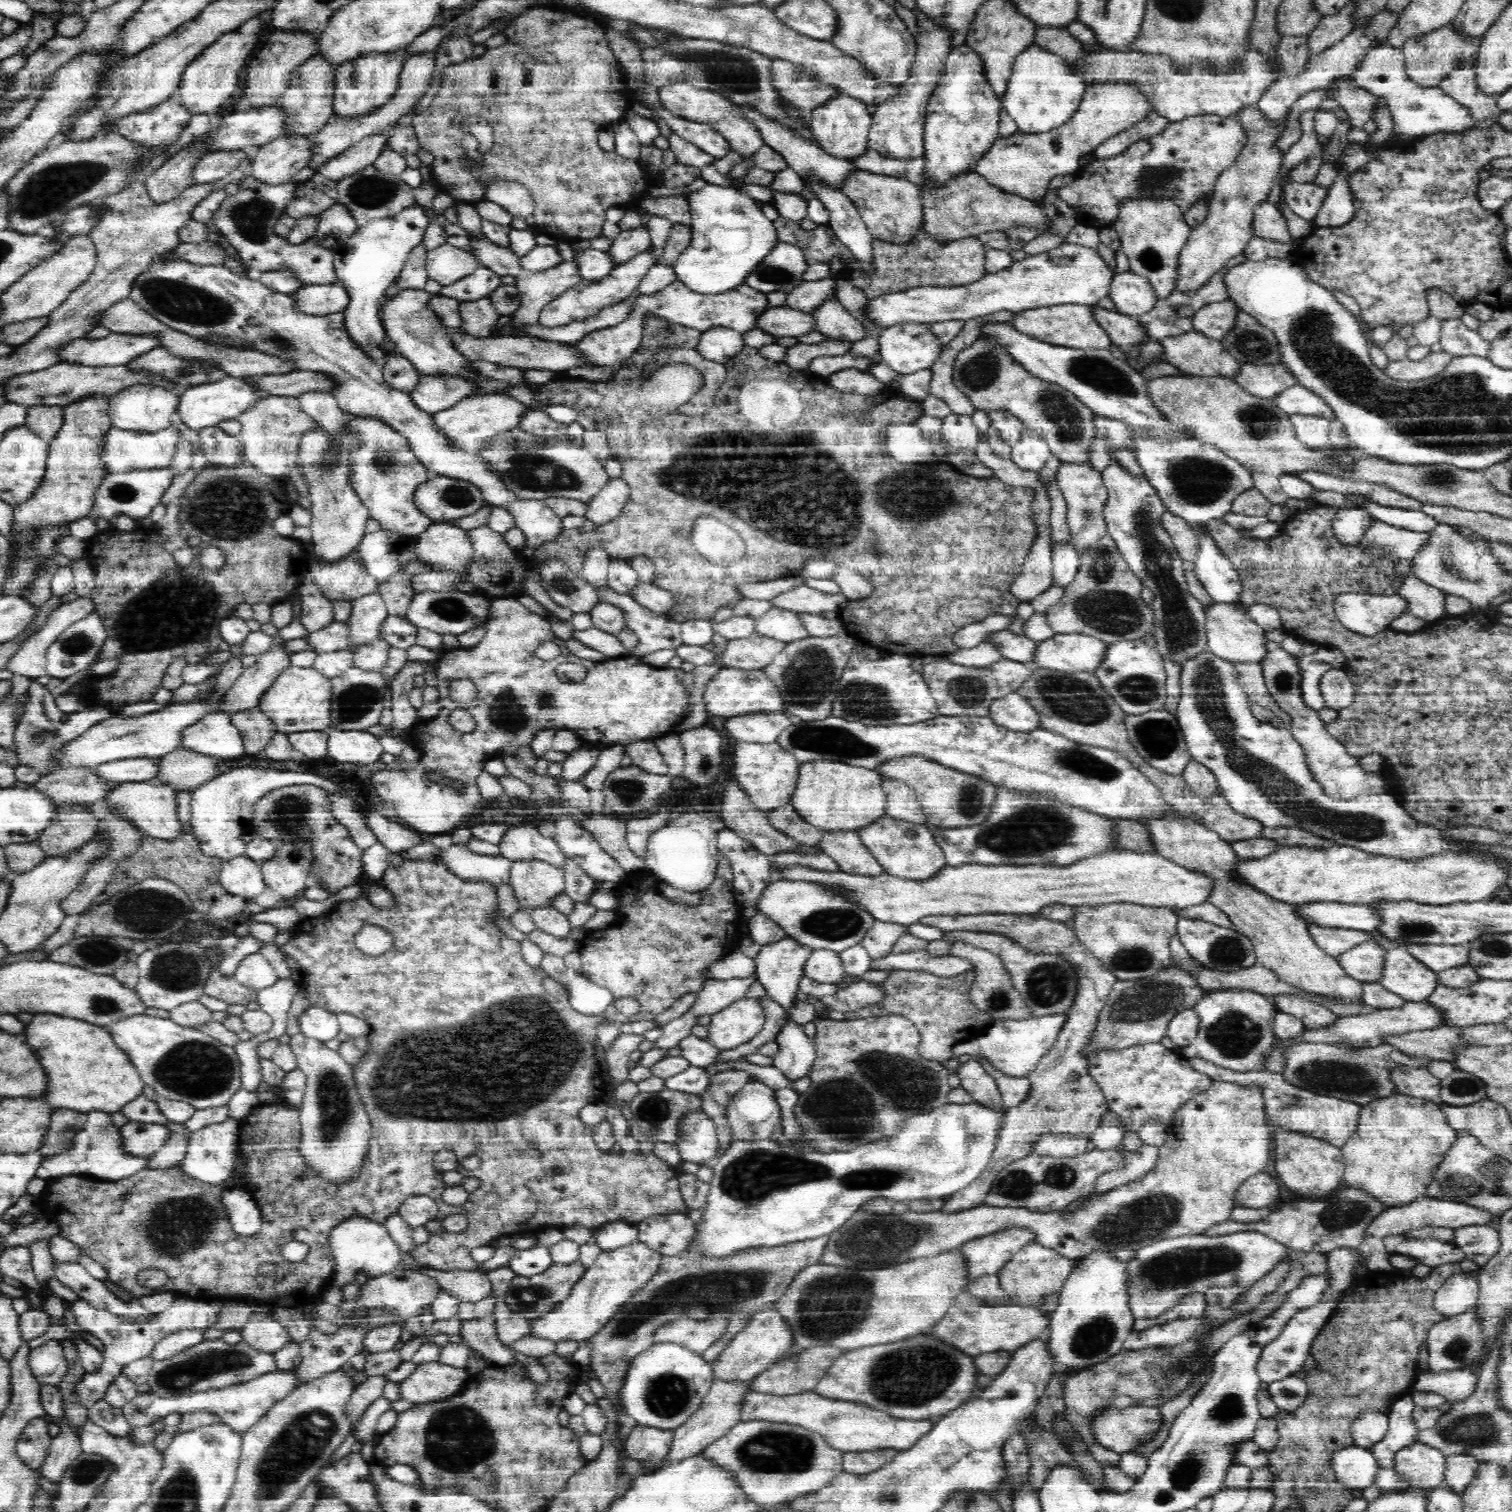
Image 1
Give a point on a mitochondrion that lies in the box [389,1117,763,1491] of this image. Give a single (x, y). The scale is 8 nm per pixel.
(456, 1438)

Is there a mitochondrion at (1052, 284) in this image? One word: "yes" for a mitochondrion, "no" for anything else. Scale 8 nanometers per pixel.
no

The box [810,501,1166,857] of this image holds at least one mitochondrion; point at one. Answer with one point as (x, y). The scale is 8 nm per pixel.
(1102, 607)

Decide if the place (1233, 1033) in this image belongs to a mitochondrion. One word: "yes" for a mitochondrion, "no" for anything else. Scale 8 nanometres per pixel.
yes

